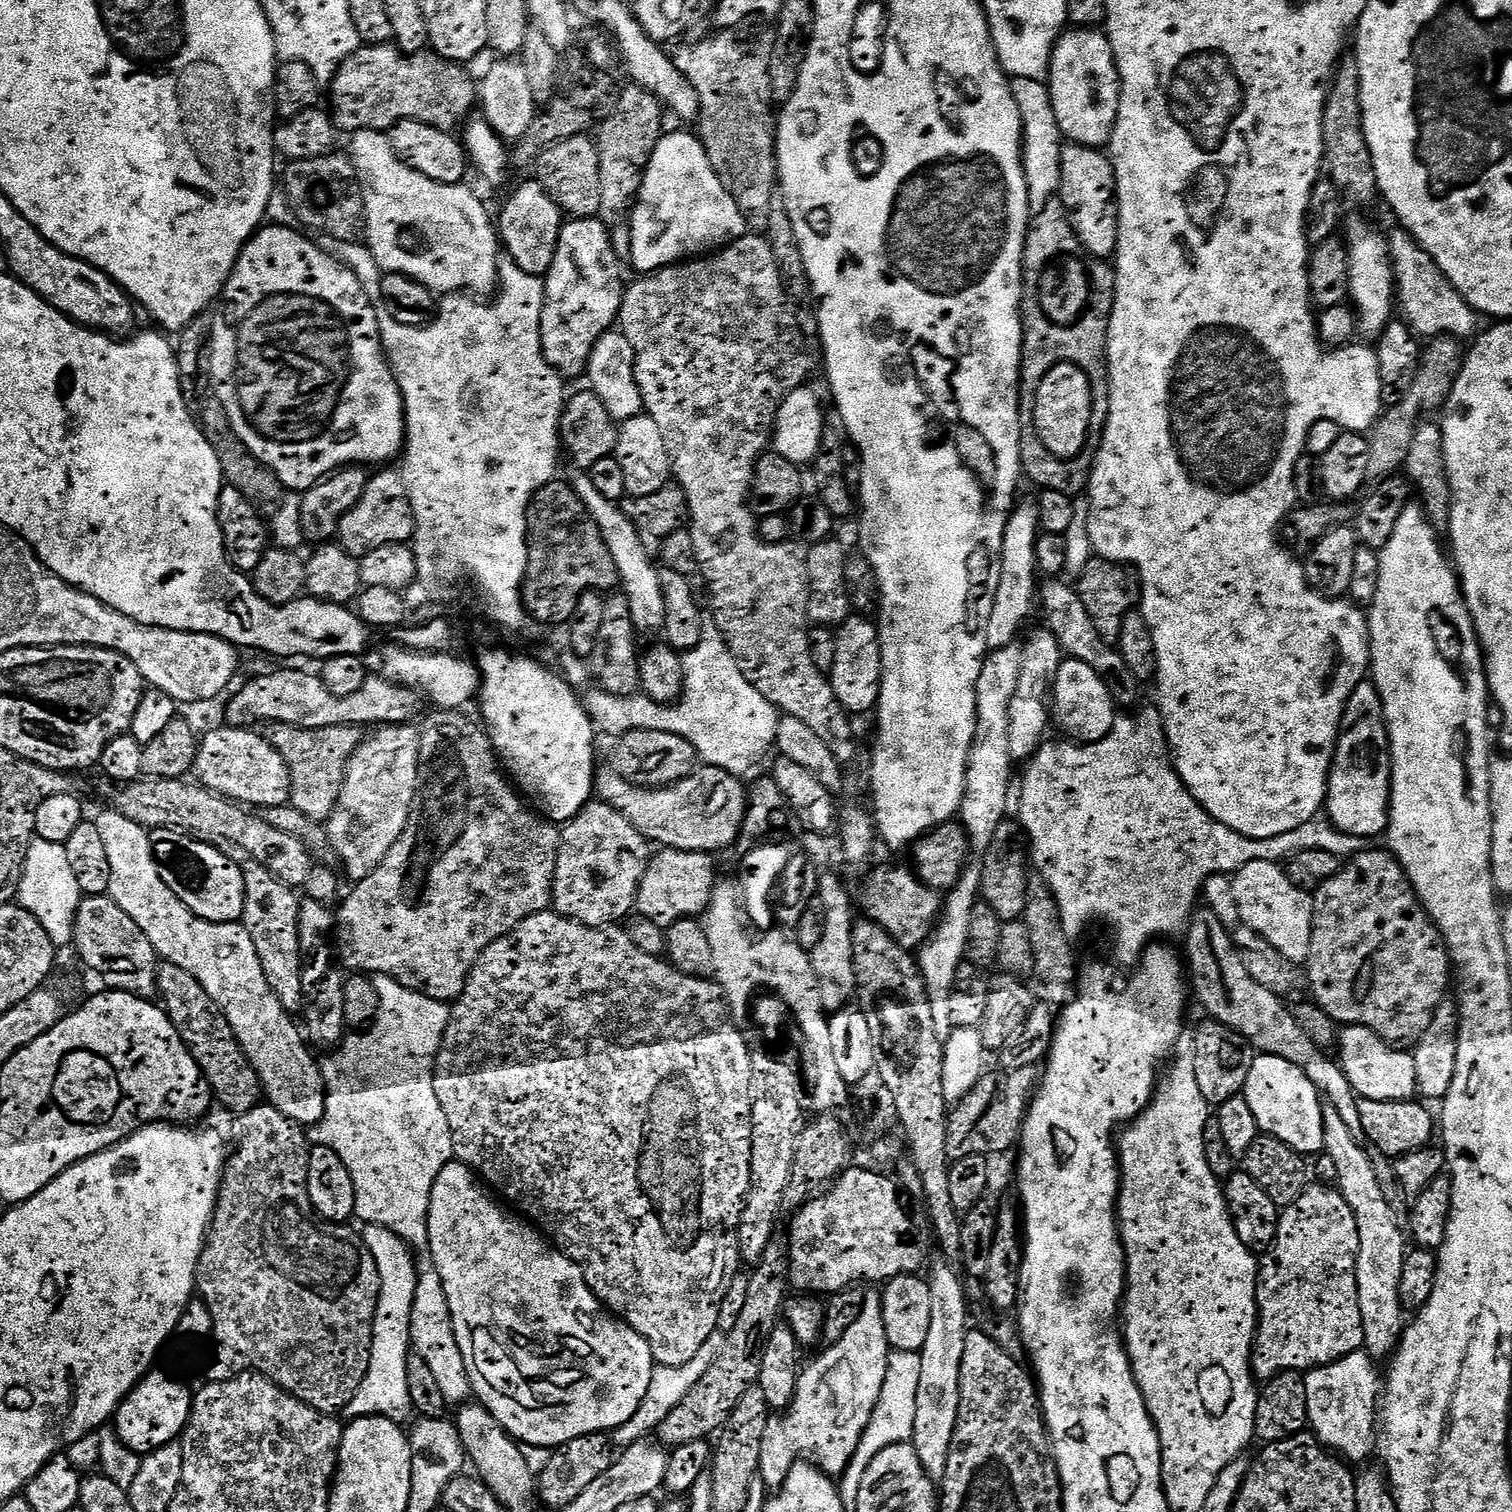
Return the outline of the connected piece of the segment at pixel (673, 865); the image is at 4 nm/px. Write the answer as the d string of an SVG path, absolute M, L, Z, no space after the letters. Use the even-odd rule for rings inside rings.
M677 848L657 852L660 853L649 859L648 869L636 895L636 908L639 915L650 918L650 922L667 930L674 922L706 913L711 902L714 887L712 871L716 864L712 861L715 859L706 852L683 852Z

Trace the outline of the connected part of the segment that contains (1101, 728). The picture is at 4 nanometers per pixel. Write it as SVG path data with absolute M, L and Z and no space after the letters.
M1071 658L1063 659L1053 688L1052 718L1055 725L1057 722L1075 741L1096 743L1112 732L1117 715L1118 706L1101 676L1084 662Z

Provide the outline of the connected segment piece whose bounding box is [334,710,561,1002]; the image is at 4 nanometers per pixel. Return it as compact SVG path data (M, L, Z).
M436 710L433 713L428 724L436 728L436 733L429 740L427 737L420 745L421 757L436 756L436 761L429 768L427 765L426 768L426 783L423 785L422 799L418 804L420 825L417 828L416 825L415 827L409 826L400 835L398 842L394 842L390 854L386 854L386 858L378 866L378 870L374 870L374 874L370 874L364 880L355 881L353 888L356 889L348 897L347 895L343 897L344 905L342 905L342 900L339 905L340 913L338 911L335 913L334 920L338 926L340 923L340 950L338 946L338 952L339 955L340 952L344 955L344 964L349 968L349 973L375 974L374 972L377 972L378 975L384 976L383 978L396 980L404 988L413 988L423 996L445 1002L455 1002L464 993L464 987L468 985L468 977L472 975L472 968L493 942L510 934L523 920L530 918L536 912L549 911L552 904L552 879L556 873L556 855L560 849L561 829L551 820L537 814L525 803L521 793L513 787L509 777L502 771L502 764L492 746L492 740L477 721L476 725L474 721L467 720L464 714L456 710Z

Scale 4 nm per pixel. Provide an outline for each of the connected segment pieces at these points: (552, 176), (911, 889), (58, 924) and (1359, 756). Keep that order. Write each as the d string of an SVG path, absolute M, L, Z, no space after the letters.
M583 135L551 144L540 153L540 158L534 165L534 171L536 171L535 179L552 195L561 213L577 220L599 217L602 187L599 150L595 139Z
M884 864L865 878L864 885L860 888L860 904L864 907L863 915L882 926L882 930L886 930L886 934L890 934L890 938L894 938L894 942L898 942L900 948L916 950L928 941L939 921L942 896L935 888L922 883L911 867L895 868L892 864Z
M39 838L33 839L28 845L24 866L20 869L18 903L30 914L34 914L38 922L42 922L53 944L63 946L63 944L73 943L76 911L80 909L81 899L78 878L74 878L74 870L70 866L70 858L66 858L64 845L46 842Z
M1359 684L1350 694L1344 711L1340 739L1336 742L1336 757L1332 759L1332 773L1328 775L1326 816L1341 832L1372 838L1383 837L1388 830L1388 806L1392 799L1392 750L1388 742L1388 723L1384 717L1384 703L1375 684Z

